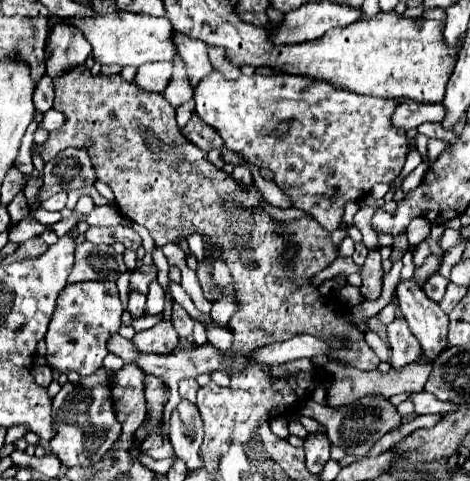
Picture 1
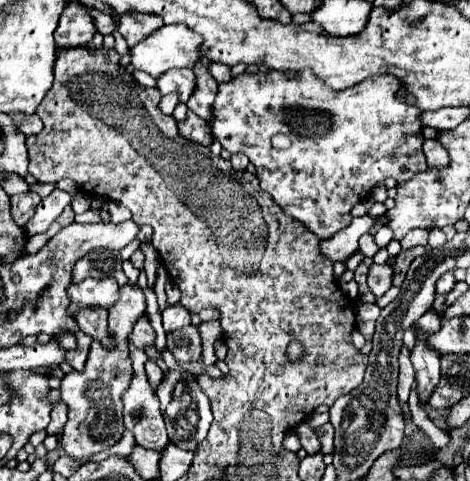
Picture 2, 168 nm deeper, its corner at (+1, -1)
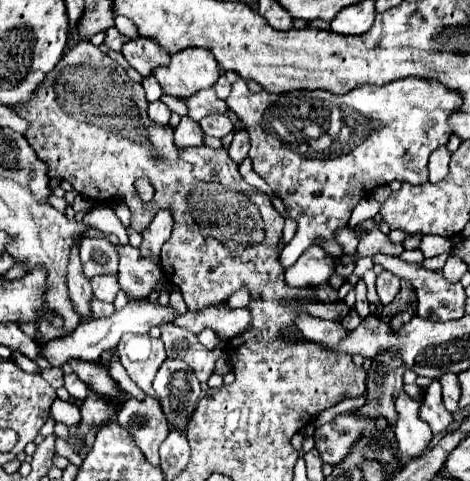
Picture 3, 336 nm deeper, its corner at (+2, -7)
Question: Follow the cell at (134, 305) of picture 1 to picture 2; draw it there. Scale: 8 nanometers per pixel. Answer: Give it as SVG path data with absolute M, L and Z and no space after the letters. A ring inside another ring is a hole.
M143 314L143 316L133 324L133 330L131 330L129 338L133 340L133 344L135 344L137 348L145 348L147 344L153 344L153 342L155 342L155 332L153 332L153 328L151 328L151 324L149 324L147 314Z

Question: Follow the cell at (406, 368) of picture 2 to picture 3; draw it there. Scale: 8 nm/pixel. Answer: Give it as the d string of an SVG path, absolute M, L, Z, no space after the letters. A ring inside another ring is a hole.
M400 392L396 398L396 414L398 418L394 424L394 434L398 452L404 460L418 458L432 440L430 426L420 418L420 402L410 398L406 392Z

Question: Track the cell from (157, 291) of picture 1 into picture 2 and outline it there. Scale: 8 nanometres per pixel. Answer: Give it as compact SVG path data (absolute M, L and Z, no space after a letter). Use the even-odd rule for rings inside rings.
M141 244L141 250L145 254L145 272L147 272L147 282L149 282L149 290L153 290L155 286L155 272L157 272L157 264L159 264L159 256L155 252L155 248L151 244Z

